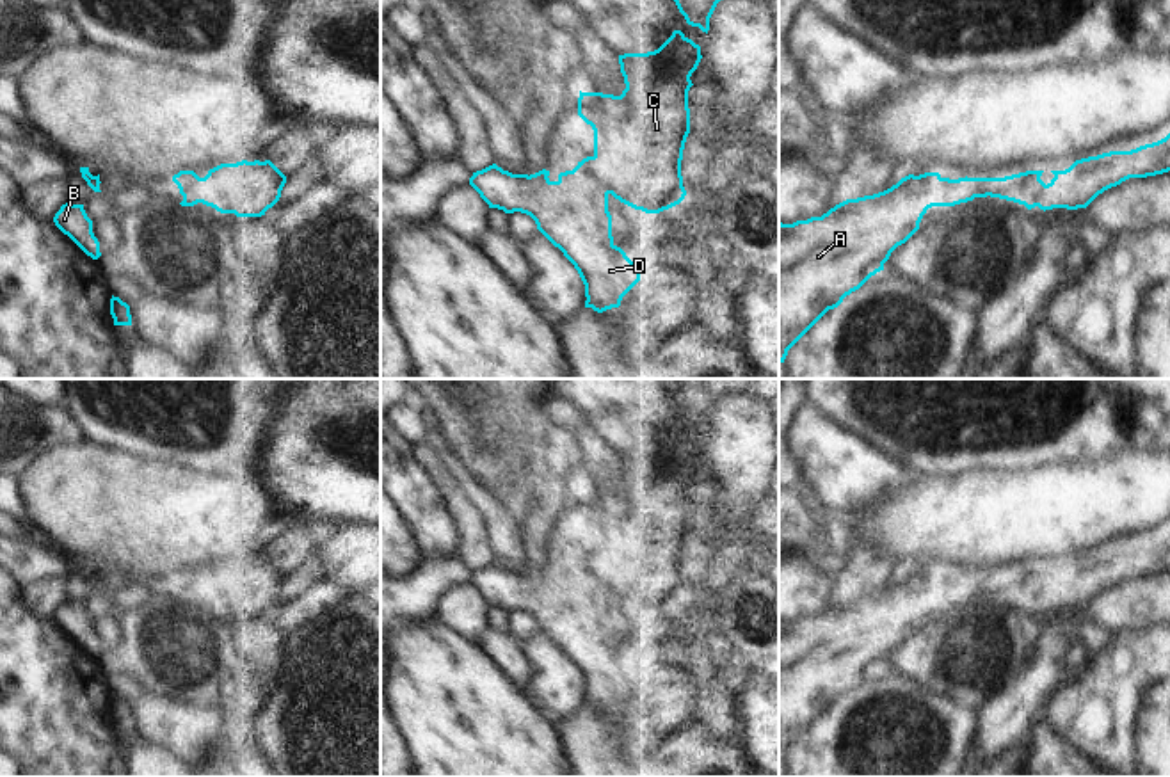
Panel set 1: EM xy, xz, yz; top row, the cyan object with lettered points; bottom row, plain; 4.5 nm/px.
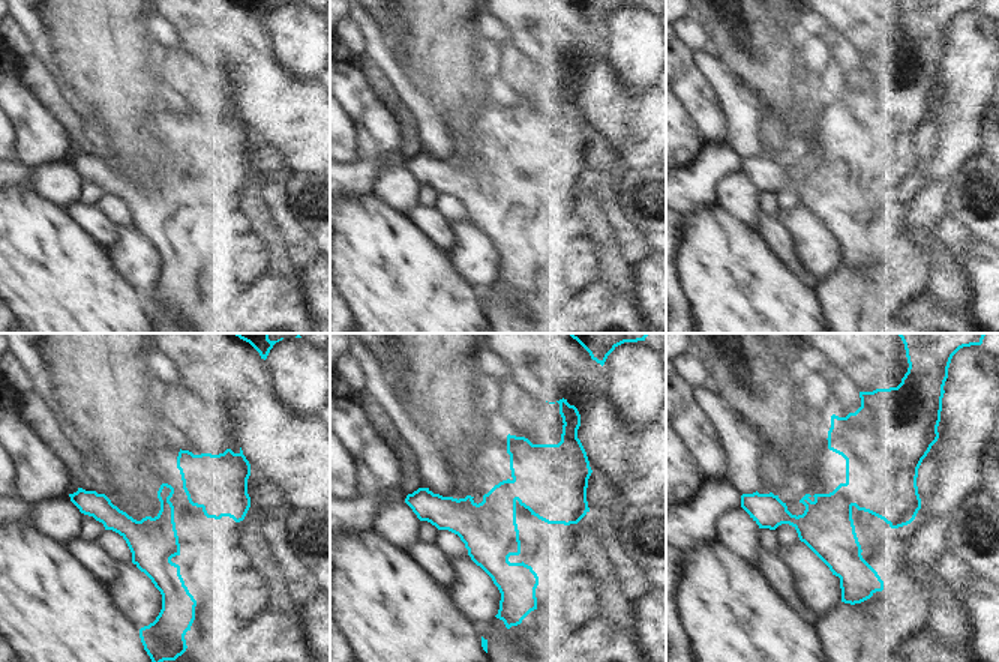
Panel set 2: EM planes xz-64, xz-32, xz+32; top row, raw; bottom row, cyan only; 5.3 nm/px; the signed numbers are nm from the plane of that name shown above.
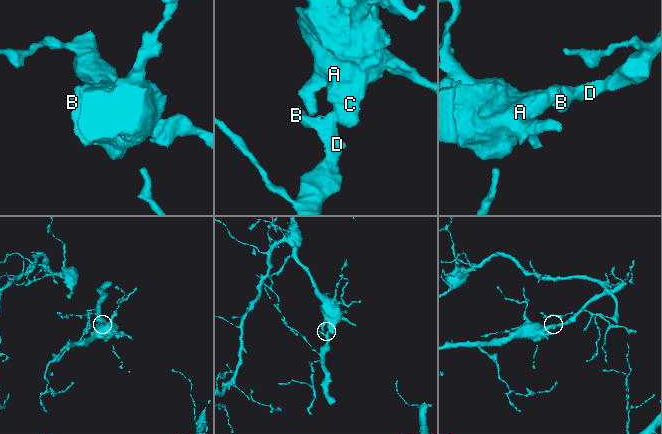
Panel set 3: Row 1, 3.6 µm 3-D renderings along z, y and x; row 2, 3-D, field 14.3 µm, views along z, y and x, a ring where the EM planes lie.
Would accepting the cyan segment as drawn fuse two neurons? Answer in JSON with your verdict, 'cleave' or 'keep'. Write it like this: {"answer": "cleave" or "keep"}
{"answer": "keep"}

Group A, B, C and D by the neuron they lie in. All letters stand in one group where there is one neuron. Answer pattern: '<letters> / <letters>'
A B C D

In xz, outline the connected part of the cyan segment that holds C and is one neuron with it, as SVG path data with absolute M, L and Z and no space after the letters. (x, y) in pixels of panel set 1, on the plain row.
M681 429L654 450L619 453L626 487L621 494L581 491L578 514L594 528L594 553L551 580L549 569L512 573L496 562L473 571L469 583L489 606L530 613L537 628L574 663L585 683L585 706L603 711L619 706L622 695L640 679L640 667L613 642L608 594L645 612L660 612L679 603L683 585L681 558L690 532L690 475L701 461L701 445Z

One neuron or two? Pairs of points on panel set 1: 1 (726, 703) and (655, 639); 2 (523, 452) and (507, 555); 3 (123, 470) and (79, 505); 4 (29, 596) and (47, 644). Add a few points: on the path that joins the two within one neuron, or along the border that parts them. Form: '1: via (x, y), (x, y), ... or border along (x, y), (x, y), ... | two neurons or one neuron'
1: border along (662, 617), (681, 639), (683, 655) | two neurons
2: border along (505, 504), (516, 520) | two neurons
3: via (112, 480), (89, 500) | one neuron
4: border along (20, 587), (24, 603), (34, 614), (52, 621) | two neurons

